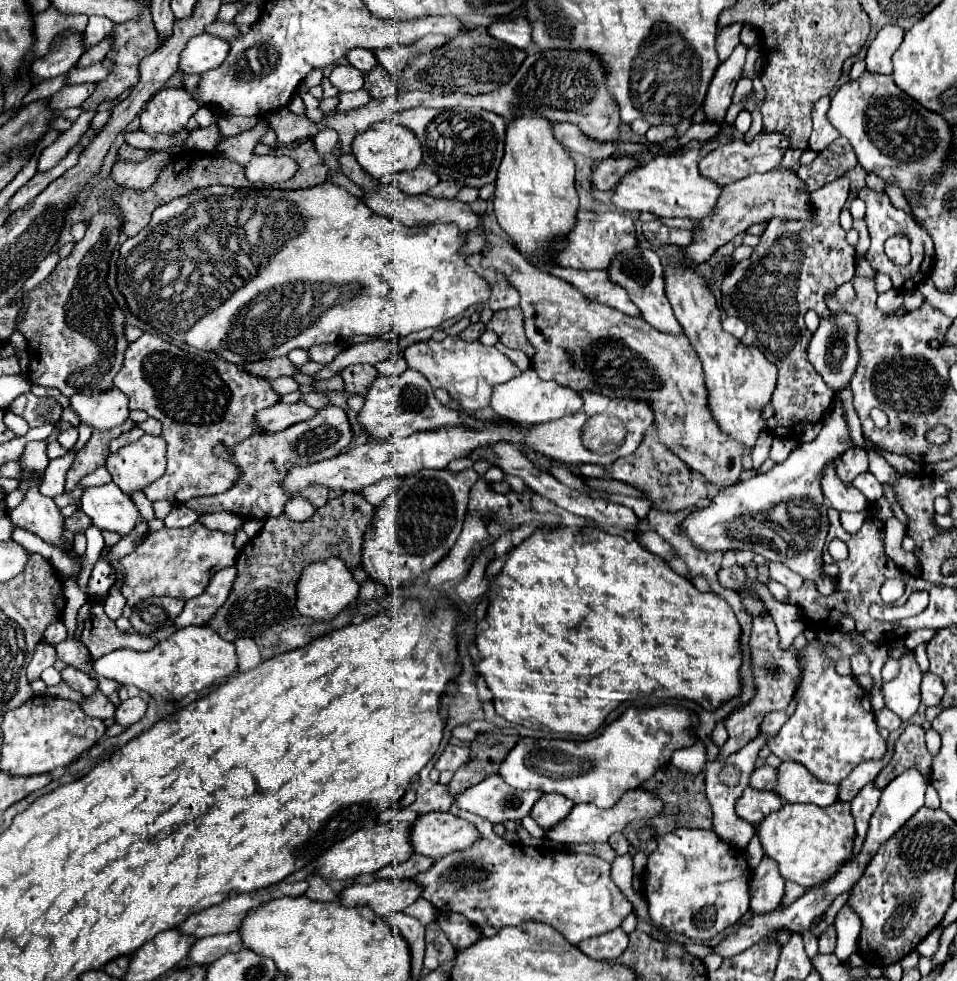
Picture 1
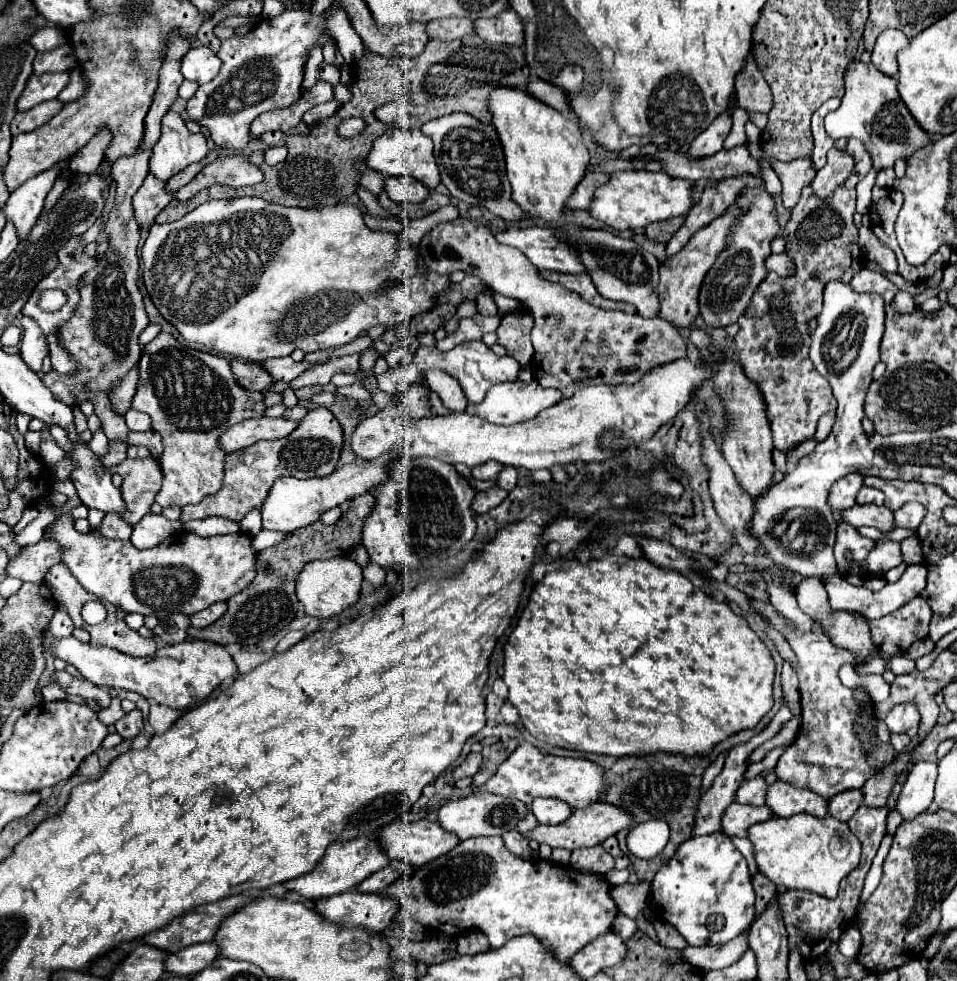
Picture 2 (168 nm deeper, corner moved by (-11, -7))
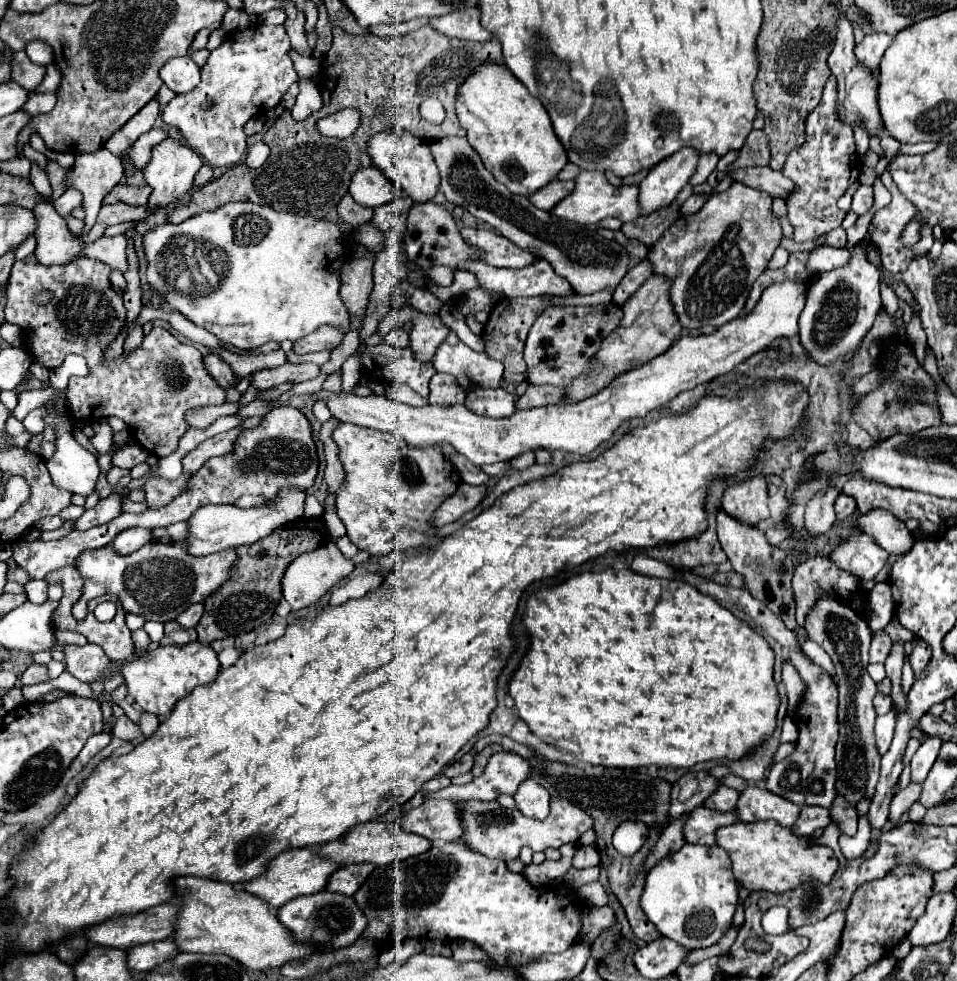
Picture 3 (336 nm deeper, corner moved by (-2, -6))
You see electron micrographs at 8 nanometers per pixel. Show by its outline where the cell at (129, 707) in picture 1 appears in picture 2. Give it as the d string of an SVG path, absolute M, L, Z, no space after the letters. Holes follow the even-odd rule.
M133 709L131 713L127 713L123 719L119 719L115 723L117 727L117 733L123 737L123 739L133 739L135 735L141 733L143 729L143 715L139 709Z

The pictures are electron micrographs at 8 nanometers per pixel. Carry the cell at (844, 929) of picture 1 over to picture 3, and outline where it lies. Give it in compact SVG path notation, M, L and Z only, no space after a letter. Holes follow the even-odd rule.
M910 782L904 790L900 790L900 792L892 798L892 802L890 802L890 822L884 824L882 832L888 832L888 830L892 830L892 828L896 826L898 818L902 816L902 812L908 810L908 808L920 798L920 790L922 790L922 784Z

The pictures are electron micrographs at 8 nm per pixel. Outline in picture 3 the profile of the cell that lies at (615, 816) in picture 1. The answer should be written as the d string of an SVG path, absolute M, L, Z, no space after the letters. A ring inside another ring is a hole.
M562 798L550 800L550 814L544 820L526 818L516 808L504 808L496 800L490 802L464 800L458 802L458 806L460 806L460 826L464 830L458 842L466 844L470 850L486 858L500 858L504 862L518 858L520 848L524 846L532 848L532 852L538 852L546 848L560 848L566 842L576 842L594 824L590 816L584 814L584 810Z

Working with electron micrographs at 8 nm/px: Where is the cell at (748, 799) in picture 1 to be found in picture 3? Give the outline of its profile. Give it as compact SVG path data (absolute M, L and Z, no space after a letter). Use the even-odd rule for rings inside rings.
M694 808L684 822L682 836L688 844L714 846L714 832L726 824L738 822L734 812L710 812L710 808Z

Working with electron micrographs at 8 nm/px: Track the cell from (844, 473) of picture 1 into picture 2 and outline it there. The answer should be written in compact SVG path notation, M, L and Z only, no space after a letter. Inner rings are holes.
M849 473L847 477L839 479L831 489L831 497L829 497L831 509L839 511L845 507L853 507L855 497L857 497L859 489L863 487L863 481L865 481L863 473Z

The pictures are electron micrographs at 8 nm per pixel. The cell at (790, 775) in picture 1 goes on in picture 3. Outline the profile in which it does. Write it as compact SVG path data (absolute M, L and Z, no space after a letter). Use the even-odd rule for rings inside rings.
M748 786L740 792L740 798L734 806L734 812L740 822L754 820L776 820L780 826L790 826L798 818L800 808L774 796L770 790L762 790L758 786Z

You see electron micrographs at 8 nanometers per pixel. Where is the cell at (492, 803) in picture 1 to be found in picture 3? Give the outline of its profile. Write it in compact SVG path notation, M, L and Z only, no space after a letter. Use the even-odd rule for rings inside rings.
M424 800L422 806L408 810L400 818L400 826L406 832L424 836L436 844L452 842L462 834L456 800Z

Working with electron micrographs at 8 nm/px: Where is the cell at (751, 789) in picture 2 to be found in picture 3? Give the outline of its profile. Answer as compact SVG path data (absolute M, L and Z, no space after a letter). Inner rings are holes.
M720 786L718 792L710 794L702 806L710 808L710 810L718 810L718 812L728 812L730 808L734 808L734 802L738 800L738 792L732 790L732 788L726 788L726 786ZM732 800L732 802L728 802Z

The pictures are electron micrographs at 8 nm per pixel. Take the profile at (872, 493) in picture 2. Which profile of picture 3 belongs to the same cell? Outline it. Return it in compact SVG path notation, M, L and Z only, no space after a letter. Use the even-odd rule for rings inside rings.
M840 494L840 496L836 498L834 510L836 510L836 518L838 518L838 520L844 520L844 518L848 518L848 516L856 510L856 504L854 504L854 500L850 500L850 496Z

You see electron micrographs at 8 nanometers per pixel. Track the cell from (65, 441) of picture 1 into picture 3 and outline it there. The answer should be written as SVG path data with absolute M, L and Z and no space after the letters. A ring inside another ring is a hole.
M36 408L32 410L24 420L22 420L24 428L30 432L30 434L38 434L38 432L44 432L46 424L44 424L44 410L42 408Z

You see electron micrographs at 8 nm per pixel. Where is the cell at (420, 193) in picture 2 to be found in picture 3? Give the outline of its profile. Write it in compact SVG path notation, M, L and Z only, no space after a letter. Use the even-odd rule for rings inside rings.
M366 166L356 170L348 186L348 192L360 206L370 206L370 208L394 200L394 186L376 166Z

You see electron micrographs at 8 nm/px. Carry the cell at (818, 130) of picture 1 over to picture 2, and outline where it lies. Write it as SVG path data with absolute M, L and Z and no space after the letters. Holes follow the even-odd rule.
M829 99L827 103L823 103L815 113L813 113L813 121L811 121L811 129L813 129L813 139L815 139L815 149L813 149L813 163L819 169L819 165L825 163L826 153L831 147L849 151L855 159L855 171L851 173L851 177L845 181L843 187L839 187L837 191L833 191L833 195L829 195L827 199L819 199L811 187L805 187L801 193L799 203L795 205L795 209L791 211L791 217L783 229L783 239L785 239L785 253L789 255L789 259L795 265L795 273L793 275L777 275L775 271L769 271L767 277L761 281L761 285L757 287L755 295L751 297L751 303L747 305L745 313L739 317L739 327L741 331L737 333L737 337L733 339L731 347L733 353L739 357L739 363L745 367L747 375L753 381L759 381L763 397L767 401L767 411L769 411L769 421L771 421L771 429L773 429L773 443L779 451L789 451L791 447L807 441L813 437L815 427L817 427L817 419L823 413L831 413L837 409L837 401L831 393L829 381L819 377L819 373L815 371L815 367L809 361L809 345L811 345L811 335L809 335L809 321L815 319L821 309L823 309L823 289L829 281L851 281L851 277L861 271L861 267L867 263L867 259L861 253L859 247L859 237L857 237L857 227L853 225L853 213L855 213L855 185L871 171L871 157L867 153L867 149L863 149L861 141L855 139L831 139L825 129L823 129L823 119L829 111L835 111L839 107L839 99Z

